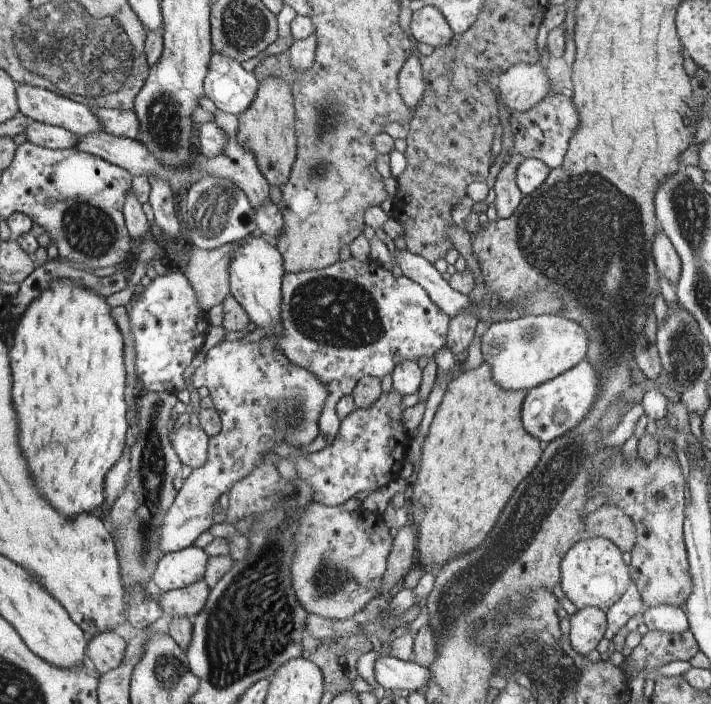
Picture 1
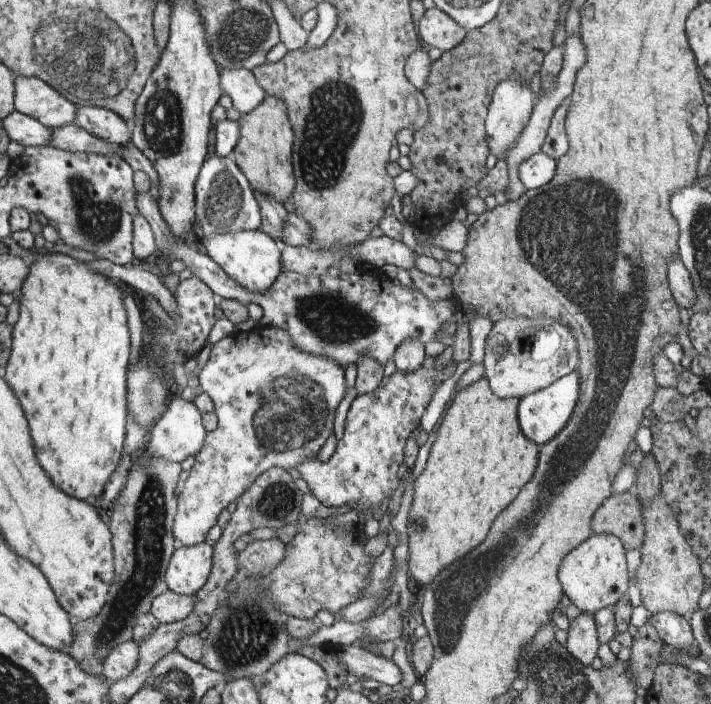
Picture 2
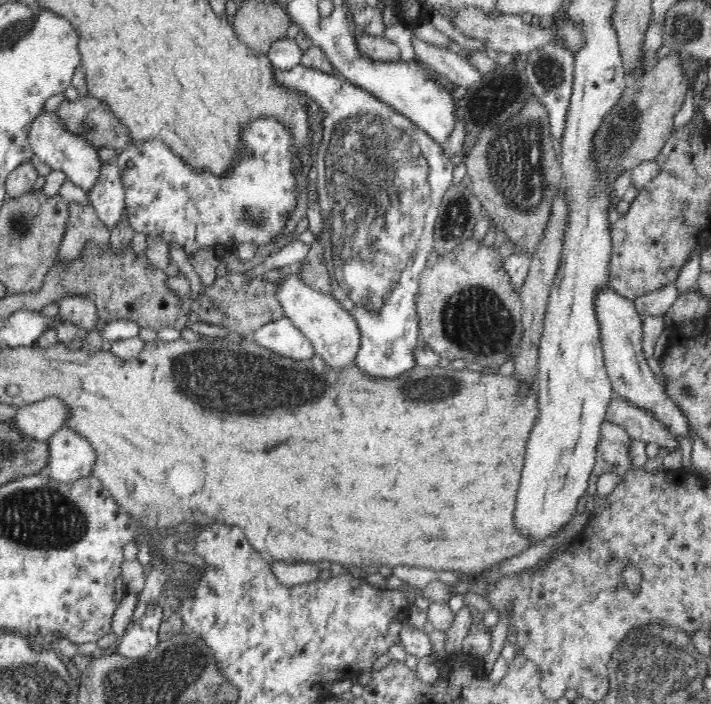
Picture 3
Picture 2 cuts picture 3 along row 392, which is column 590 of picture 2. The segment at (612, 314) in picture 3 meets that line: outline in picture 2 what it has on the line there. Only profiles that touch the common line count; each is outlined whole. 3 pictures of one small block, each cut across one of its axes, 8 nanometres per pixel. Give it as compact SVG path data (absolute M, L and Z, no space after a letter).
M582 613L568 628L567 651L585 667L590 667L599 649L596 625L593 615Z

